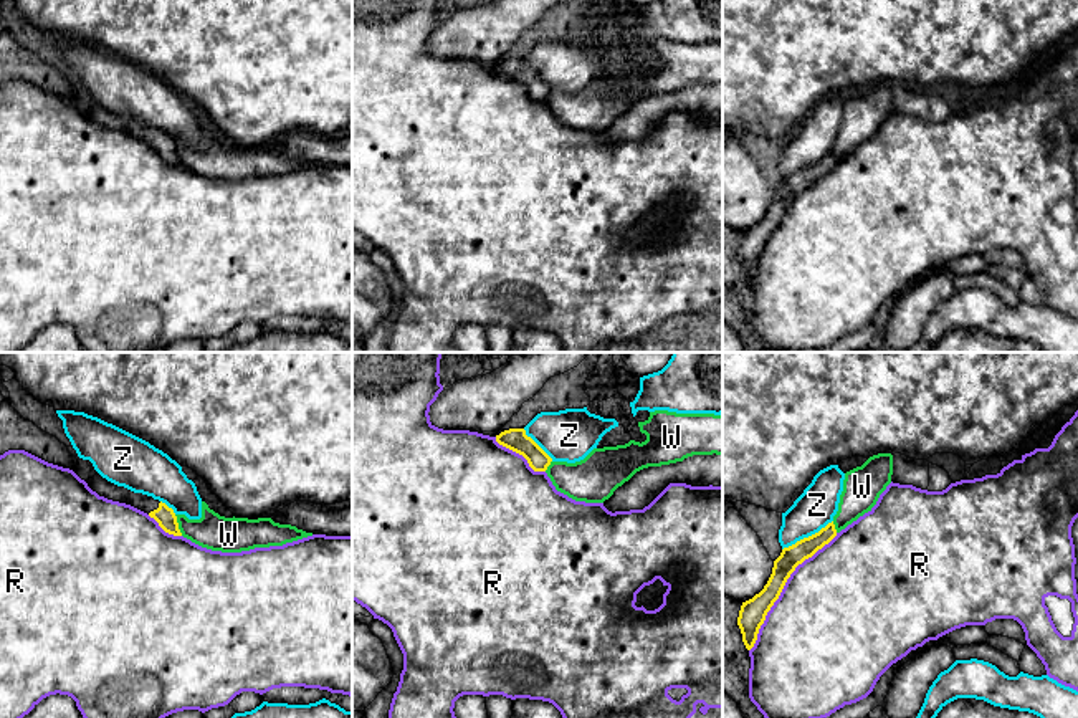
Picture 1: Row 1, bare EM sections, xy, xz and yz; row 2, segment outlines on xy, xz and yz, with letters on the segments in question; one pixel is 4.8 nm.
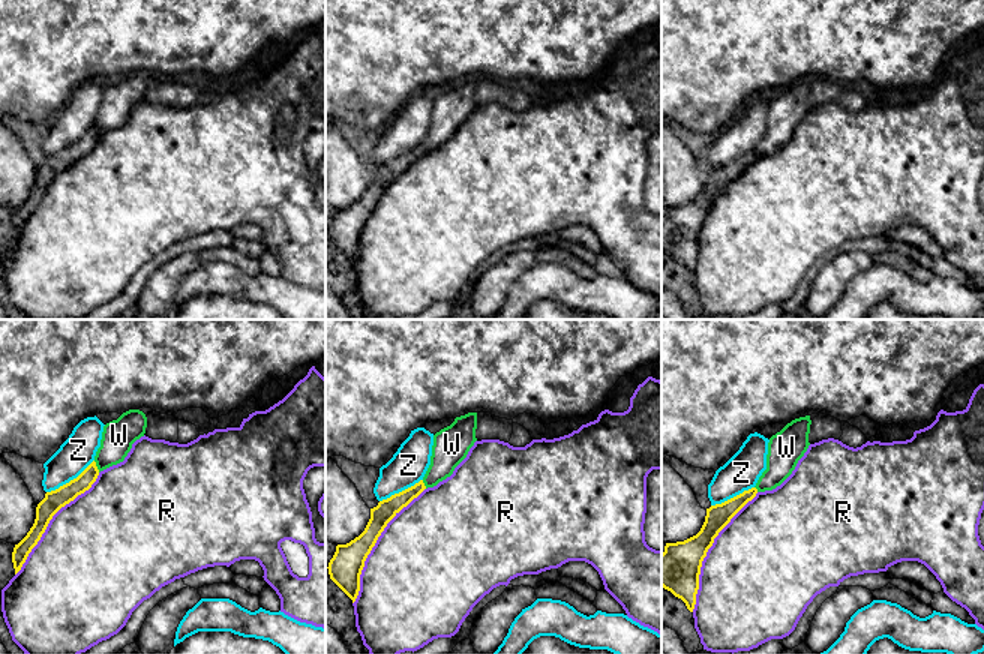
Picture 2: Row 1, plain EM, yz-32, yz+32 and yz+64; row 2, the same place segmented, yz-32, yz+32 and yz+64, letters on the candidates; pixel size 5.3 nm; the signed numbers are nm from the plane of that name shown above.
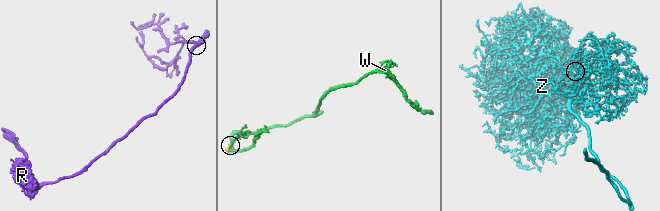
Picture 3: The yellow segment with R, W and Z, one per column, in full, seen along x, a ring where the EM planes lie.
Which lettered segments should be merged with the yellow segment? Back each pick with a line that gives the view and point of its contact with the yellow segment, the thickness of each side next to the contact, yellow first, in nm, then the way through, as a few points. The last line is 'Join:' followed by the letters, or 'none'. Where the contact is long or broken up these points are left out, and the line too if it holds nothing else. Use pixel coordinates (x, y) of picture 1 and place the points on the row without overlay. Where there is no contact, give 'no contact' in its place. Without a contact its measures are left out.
Join: none

